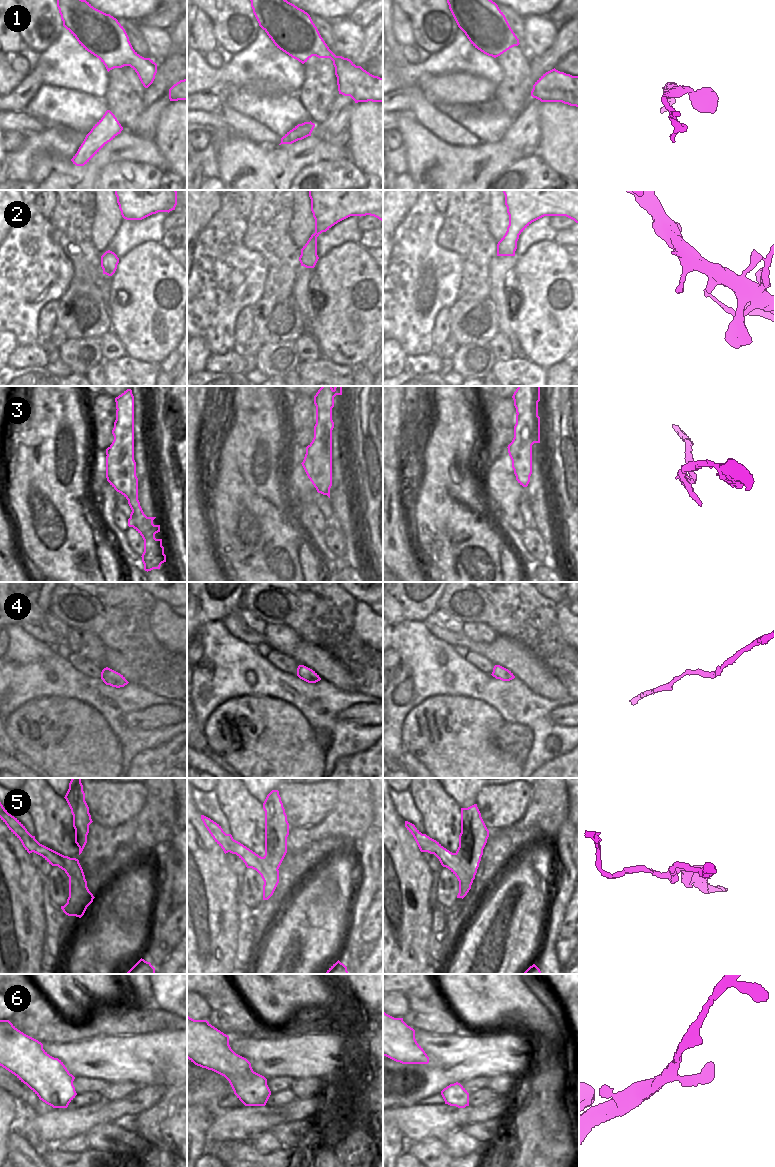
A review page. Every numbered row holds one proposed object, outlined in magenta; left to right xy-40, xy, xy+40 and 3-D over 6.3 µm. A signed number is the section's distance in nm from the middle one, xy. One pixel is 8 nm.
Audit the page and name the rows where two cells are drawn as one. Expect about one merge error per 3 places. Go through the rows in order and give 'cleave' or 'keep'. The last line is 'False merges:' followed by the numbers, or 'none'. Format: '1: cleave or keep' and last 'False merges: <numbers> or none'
1: keep
2: keep
3: cleave
4: keep
5: cleave
6: keep
False merges: 3, 5

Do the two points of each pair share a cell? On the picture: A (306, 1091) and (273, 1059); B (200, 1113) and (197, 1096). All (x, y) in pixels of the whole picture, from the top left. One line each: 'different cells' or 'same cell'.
A: different cells
B: different cells

